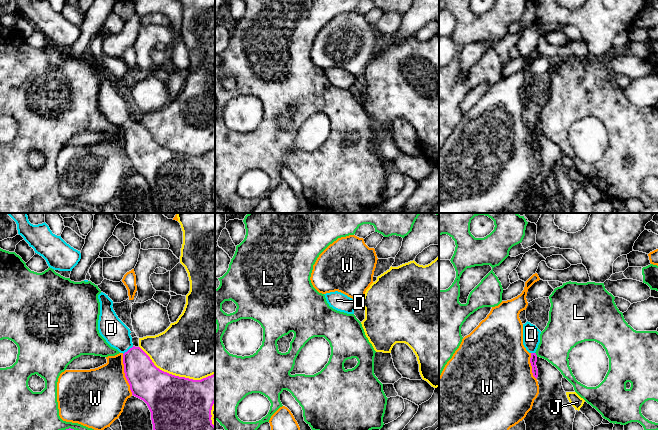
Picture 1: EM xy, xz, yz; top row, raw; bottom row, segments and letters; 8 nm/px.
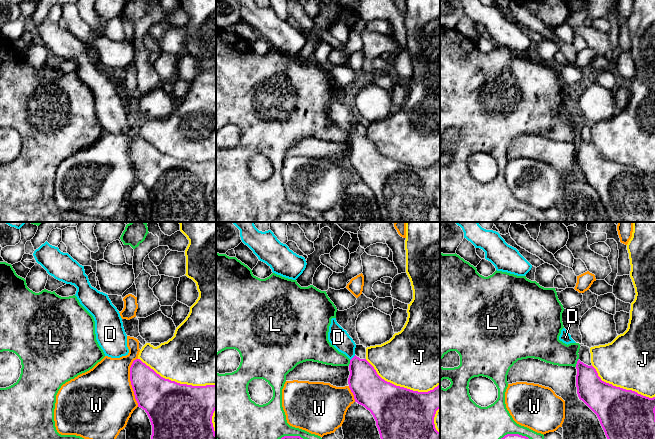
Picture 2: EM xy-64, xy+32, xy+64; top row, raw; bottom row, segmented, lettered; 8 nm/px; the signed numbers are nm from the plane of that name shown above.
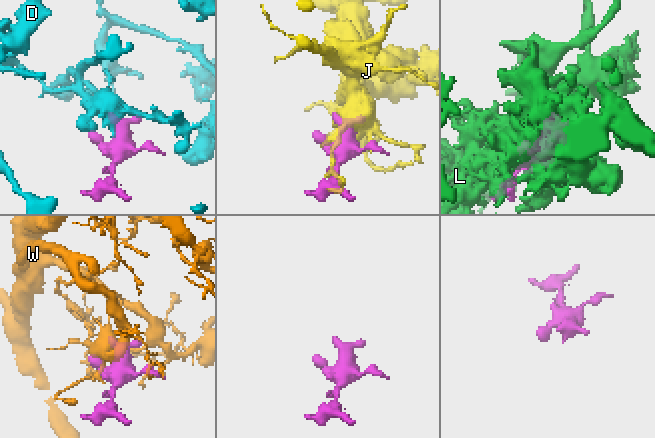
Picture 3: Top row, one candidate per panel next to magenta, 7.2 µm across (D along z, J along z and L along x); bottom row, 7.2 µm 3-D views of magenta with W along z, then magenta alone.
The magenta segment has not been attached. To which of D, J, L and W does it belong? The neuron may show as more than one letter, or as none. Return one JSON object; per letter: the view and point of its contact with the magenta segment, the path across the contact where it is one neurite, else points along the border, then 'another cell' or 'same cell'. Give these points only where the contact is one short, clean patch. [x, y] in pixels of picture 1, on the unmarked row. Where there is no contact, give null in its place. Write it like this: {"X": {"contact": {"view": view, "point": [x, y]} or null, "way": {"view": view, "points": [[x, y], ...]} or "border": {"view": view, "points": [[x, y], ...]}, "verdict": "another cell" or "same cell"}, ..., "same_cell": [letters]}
{"D": {"contact": {"view": "xy", "point": [129, 125]}, "way": {"view": "xy", "points": [[143, 152], [129, 125], [111, 104]]}, "verdict": "same cell"}, "J": {"contact": {"view": "xy", "point": [174, 151]}, "verdict": "another cell"}, "L": {"contact": {"view": "xy", "point": [70, 204]}, "verdict": "another cell"}, "W": {"contact": {"view": "xy", "point": [125, 150]}, "verdict": "another cell"}, "same_cell": ["D"]}

